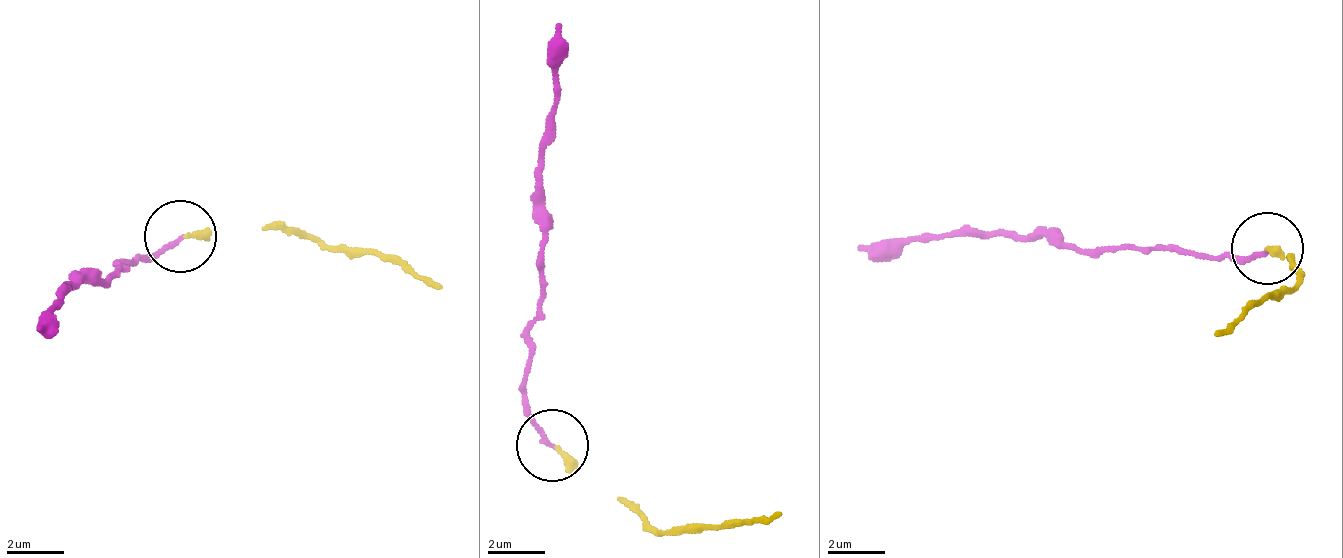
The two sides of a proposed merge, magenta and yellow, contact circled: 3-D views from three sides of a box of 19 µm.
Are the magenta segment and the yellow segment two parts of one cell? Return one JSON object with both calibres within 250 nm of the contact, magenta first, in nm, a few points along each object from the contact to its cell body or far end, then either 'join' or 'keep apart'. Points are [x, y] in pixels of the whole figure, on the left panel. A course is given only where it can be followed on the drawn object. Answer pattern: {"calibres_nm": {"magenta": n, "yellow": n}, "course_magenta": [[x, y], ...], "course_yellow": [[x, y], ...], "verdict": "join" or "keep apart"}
{"calibres_nm": {"magenta": 150, "yellow": 240}, "course_magenta": [[177, 238], [153, 256], [59, 293], [41, 329]], "course_yellow": [[184, 238], [295, 227], [313, 240], [391, 253], [444, 289]], "verdict": "join"}

